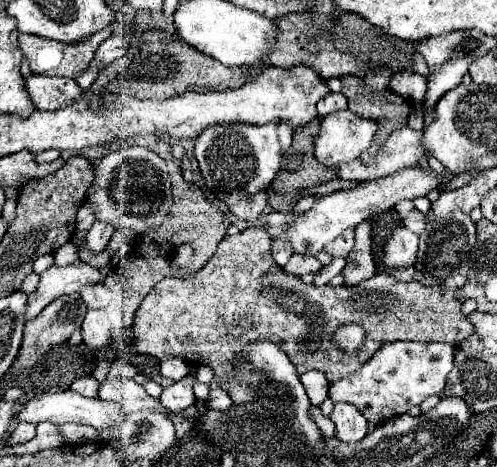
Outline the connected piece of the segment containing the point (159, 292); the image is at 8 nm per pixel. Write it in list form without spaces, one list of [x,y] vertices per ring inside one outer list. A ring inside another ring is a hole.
[[[248,227],[246,231],[240,231],[234,237],[224,237],[214,253],[214,257],[192,277],[184,279],[162,279],[156,283],[156,287],[146,295],[142,301],[136,319],[134,319],[134,345],[140,354],[148,354],[156,357],[159,366],[162,361],[170,357],[180,357],[188,363],[202,363],[214,369],[214,379],[218,381],[220,389],[226,391],[228,385],[228,373],[234,369],[232,365],[232,337],[228,333],[232,319],[240,315],[254,317],[254,331],[260,339],[268,339],[276,343],[288,359],[294,363],[296,373],[302,375],[306,371],[318,369],[328,377],[328,383],[336,383],[342,377],[348,377],[356,369],[360,369],[372,355],[388,341],[446,341],[452,345],[462,343],[462,339],[468,339],[474,333],[474,325],[468,321],[466,315],[462,315],[462,301],[456,297],[452,289],[446,287],[426,287],[418,281],[400,283],[390,275],[378,273],[366,281],[360,283],[360,287],[316,287],[306,285],[300,277],[286,275],[286,271],[272,259],[270,253],[272,239],[266,229],[262,227]],[[226,273],[236,279],[238,283],[228,283],[226,287]],[[346,323],[358,323],[366,329],[366,345],[364,349],[356,353],[344,353],[342,349],[336,349],[332,345],[332,335],[338,327]]]

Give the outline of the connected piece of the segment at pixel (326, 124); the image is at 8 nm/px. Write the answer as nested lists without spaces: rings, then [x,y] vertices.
[[[350,109],[336,111],[322,121],[314,145],[314,155],[326,167],[348,163],[370,149],[376,131],[376,121],[364,119]]]

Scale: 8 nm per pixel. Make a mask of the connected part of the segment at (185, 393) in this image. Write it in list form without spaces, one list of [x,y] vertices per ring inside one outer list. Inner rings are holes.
[[[186,375],[180,381],[174,381],[172,385],[168,385],[164,389],[164,393],[160,397],[160,403],[172,413],[182,413],[186,407],[190,407],[196,401],[192,385],[194,385],[194,377],[192,375]]]

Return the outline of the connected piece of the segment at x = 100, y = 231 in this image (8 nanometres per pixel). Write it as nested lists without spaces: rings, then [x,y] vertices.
[[[94,223],[92,229],[86,235],[86,241],[84,241],[86,249],[90,253],[94,253],[94,255],[100,253],[100,251],[104,251],[104,247],[108,245],[112,233],[114,233],[114,227],[112,225],[108,225],[108,223]]]

